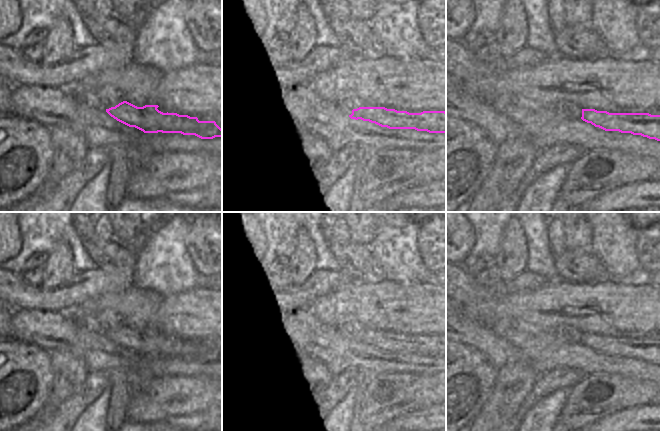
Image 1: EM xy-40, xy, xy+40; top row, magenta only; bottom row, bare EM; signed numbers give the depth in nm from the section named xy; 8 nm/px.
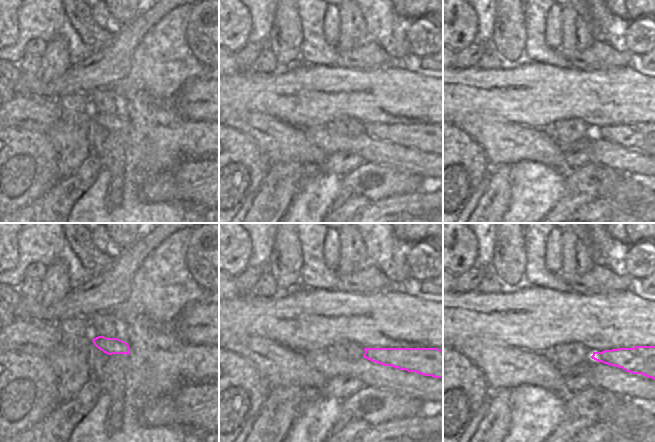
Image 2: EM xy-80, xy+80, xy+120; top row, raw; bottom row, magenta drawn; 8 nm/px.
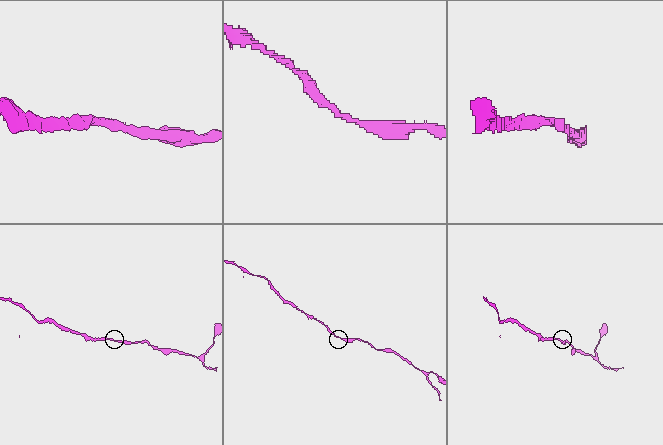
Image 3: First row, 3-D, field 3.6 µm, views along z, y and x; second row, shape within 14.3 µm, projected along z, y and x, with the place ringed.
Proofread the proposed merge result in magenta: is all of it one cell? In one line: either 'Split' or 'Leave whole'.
Leave whole.

